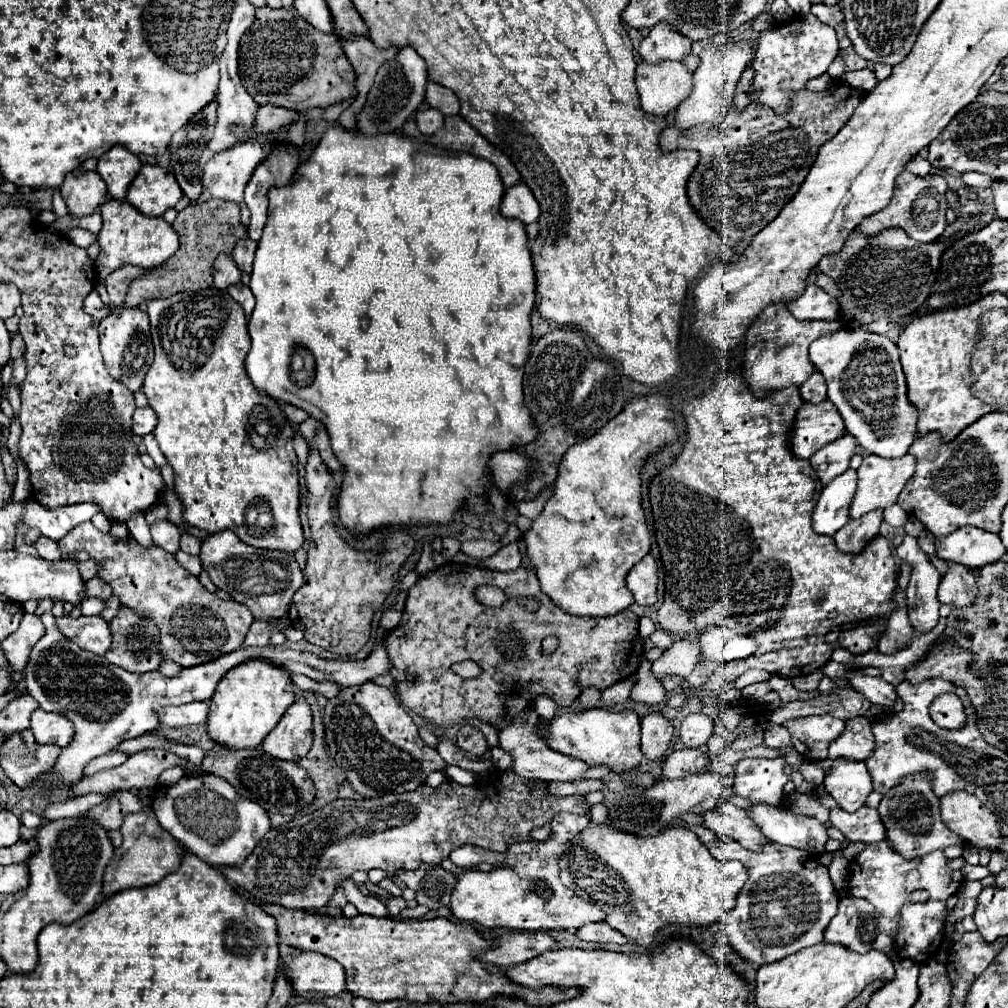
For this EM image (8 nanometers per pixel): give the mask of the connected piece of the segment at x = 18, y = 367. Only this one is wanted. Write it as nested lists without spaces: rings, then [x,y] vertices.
[[[24,356],[14,360],[12,377],[15,378],[12,380],[12,383],[19,388],[26,377],[26,361]]]

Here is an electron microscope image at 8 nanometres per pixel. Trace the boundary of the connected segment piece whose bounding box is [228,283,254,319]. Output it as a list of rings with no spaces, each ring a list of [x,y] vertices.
[[[238,283],[238,285],[232,285],[228,289],[228,293],[230,293],[230,297],[234,297],[234,301],[238,301],[242,305],[246,319],[250,319],[252,309],[254,309],[254,295],[252,295],[252,291],[246,285]]]

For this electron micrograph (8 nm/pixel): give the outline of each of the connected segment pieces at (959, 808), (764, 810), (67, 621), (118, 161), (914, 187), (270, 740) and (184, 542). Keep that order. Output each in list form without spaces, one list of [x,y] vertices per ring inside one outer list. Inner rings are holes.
[[[966,791],[948,793],[940,799],[940,811],[942,821],[964,841],[978,849],[1000,851],[1002,833],[998,829],[998,817],[974,795]]]
[[[752,805],[748,815],[756,821],[756,825],[766,833],[766,837],[780,845],[790,845],[794,849],[802,849],[808,853],[822,853],[828,843],[828,827],[822,825],[814,817],[792,813],[784,807],[768,807],[768,805]]]
[[[58,617],[56,619],[58,629],[64,637],[74,641],[80,649],[88,649],[94,655],[104,655],[110,649],[112,635],[110,627],[102,617]]]
[[[112,147],[98,159],[96,173],[106,181],[108,193],[114,199],[124,199],[130,181],[138,175],[142,163],[124,147]]]
[[[902,171],[896,179],[896,189],[894,189],[894,197],[890,201],[888,207],[884,207],[882,211],[866,217],[860,223],[860,231],[864,235],[878,235],[884,229],[892,229],[892,227],[900,227],[904,229],[912,239],[920,241],[920,243],[934,243],[940,241],[944,237],[944,229],[946,229],[946,189],[948,183],[942,175],[930,173],[926,177],[918,177],[912,175],[910,171]]]
[[[298,699],[284,713],[280,723],[268,733],[262,749],[284,761],[300,761],[312,747],[312,711],[304,699]]]
[[[182,533],[180,537],[180,549],[190,553],[190,555],[198,555],[200,553],[200,539],[194,537],[194,535],[188,535],[188,533]]]

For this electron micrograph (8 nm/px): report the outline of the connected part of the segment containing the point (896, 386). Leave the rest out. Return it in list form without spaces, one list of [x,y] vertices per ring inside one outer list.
[[[842,327],[810,345],[810,361],[824,375],[828,399],[840,411],[846,431],[856,437],[862,451],[880,457],[904,457],[908,453],[916,439],[918,411],[906,397],[906,379],[894,341],[866,329],[846,331]]]

